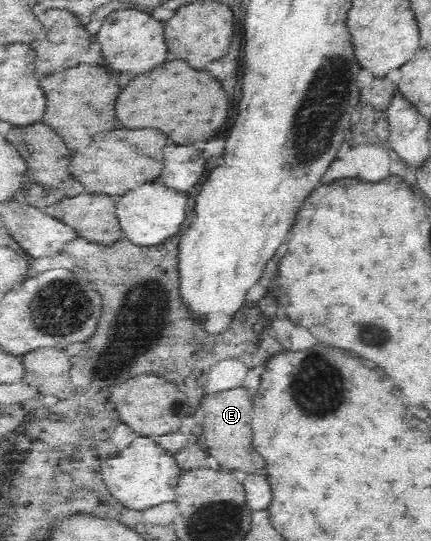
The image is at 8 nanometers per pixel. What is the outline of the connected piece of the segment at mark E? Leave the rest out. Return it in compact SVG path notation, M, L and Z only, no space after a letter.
M241 386L213 394L199 396L199 405L203 410L202 433L205 436L207 451L214 456L223 471L244 471L253 474L265 466L263 456L253 450L252 418L254 415L254 395L248 388Z

